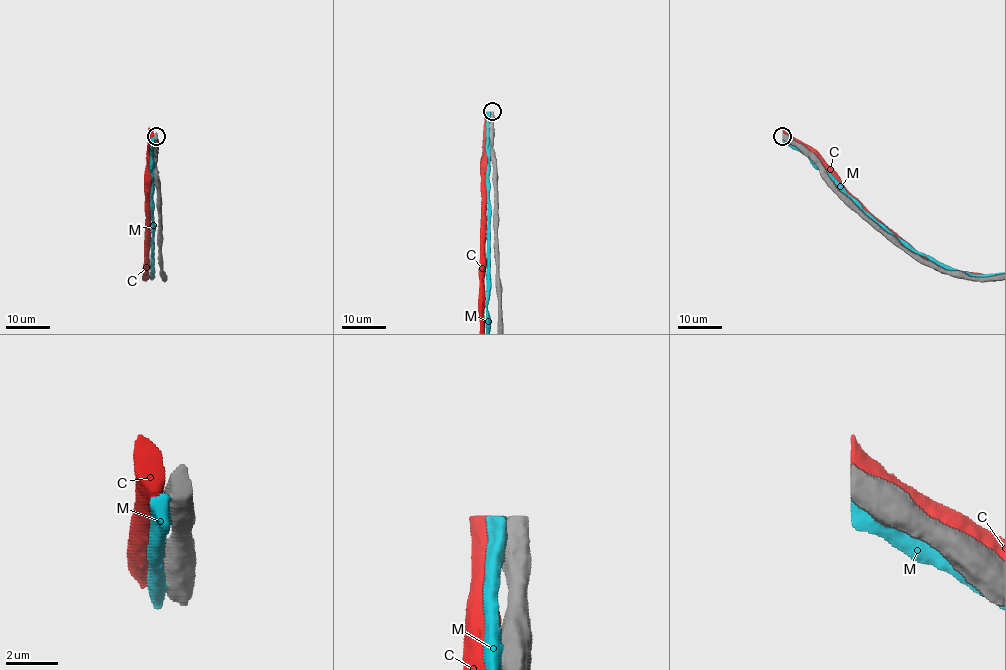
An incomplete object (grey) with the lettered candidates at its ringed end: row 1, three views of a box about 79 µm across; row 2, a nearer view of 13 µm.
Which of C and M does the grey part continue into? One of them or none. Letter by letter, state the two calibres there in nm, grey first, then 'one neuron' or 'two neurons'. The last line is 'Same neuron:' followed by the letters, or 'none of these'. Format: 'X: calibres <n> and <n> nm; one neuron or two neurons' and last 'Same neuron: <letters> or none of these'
C: calibres 750 and 800 nm; two neurons
M: calibres 800 and 800 nm; two neurons
Same neuron: none of these

